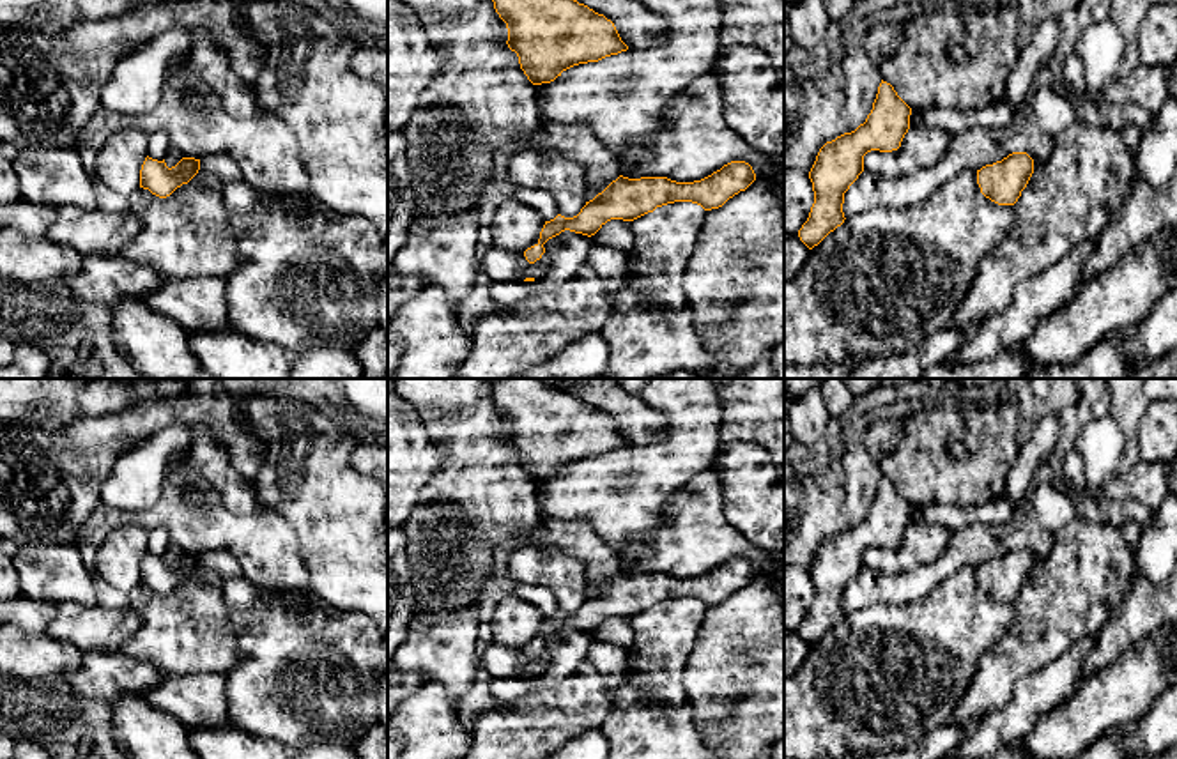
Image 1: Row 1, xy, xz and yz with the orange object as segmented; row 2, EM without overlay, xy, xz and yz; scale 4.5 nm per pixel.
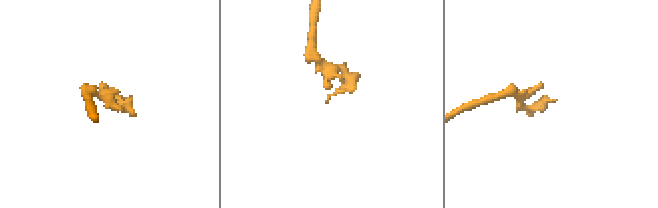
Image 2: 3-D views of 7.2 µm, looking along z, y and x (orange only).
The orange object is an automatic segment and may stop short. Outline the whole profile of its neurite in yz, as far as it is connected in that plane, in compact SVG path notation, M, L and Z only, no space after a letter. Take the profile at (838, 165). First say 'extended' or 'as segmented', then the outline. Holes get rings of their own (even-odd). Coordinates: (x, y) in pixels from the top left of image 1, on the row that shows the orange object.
as segmented | M881 80L865 122L819 149L809 172L814 203L798 230L800 241L809 249L844 223L844 193L864 172L864 156L871 150L897 150L910 129L910 115L912 108Z

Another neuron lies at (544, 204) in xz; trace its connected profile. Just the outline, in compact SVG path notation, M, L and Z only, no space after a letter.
M517 188L513 198L533 207L543 218L543 221L550 221L559 214L552 195L547 191Z

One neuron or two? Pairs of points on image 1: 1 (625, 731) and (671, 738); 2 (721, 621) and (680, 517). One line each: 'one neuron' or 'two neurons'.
1: one neuron
2: two neurons

